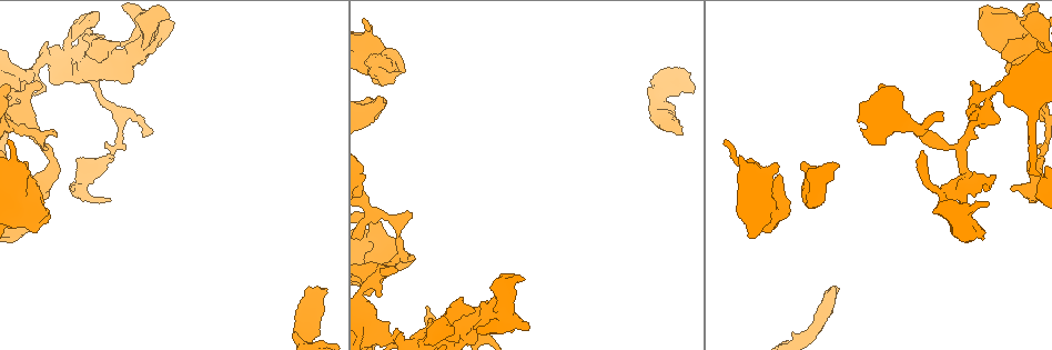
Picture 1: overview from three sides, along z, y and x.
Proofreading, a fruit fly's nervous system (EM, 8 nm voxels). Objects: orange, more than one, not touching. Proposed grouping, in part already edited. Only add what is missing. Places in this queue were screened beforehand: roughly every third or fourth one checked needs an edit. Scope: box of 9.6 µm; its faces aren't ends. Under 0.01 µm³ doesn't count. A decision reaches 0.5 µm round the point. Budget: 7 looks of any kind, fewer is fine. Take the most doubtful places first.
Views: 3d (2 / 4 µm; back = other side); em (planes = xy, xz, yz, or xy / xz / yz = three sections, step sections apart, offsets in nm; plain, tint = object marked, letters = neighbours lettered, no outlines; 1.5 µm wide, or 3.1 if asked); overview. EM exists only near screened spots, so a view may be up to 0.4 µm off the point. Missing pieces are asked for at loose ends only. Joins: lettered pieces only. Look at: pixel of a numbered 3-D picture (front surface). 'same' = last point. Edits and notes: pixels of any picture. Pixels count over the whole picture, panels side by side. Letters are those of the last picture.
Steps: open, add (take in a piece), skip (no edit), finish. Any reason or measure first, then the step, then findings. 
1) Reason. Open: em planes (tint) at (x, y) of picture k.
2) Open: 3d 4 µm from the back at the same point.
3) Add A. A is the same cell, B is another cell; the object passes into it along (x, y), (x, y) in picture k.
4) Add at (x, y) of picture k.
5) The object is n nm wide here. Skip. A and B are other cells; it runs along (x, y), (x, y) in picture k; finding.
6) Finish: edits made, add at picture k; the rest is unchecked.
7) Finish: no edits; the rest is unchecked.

Branch stops here. Open: em planes (letters) at (681, 132) of picture 1.

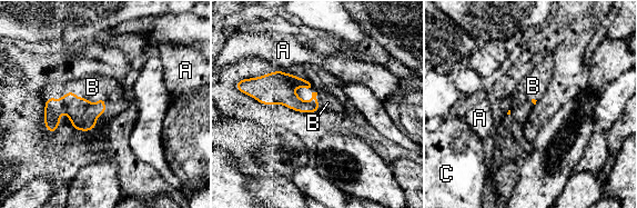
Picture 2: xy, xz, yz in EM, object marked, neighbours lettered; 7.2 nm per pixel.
Add B. B is the same cell, A and C are other cells; the object passes into it along (279, 87), (312, 96), (327, 102) in picture 2; it goes on there.

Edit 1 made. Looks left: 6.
Branch stops here. Open: em planes (plain) at (110, 199) of picture 1.

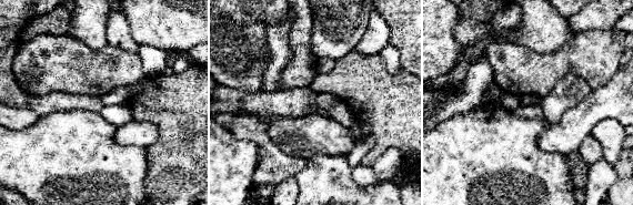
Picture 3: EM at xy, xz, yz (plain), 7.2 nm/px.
Open: em planes (letters) at the same point.

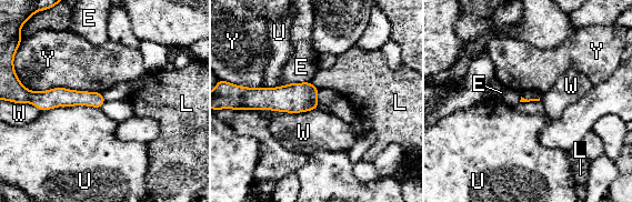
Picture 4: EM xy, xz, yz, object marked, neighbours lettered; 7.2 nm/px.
Skip. E, L, U, W and Y are other cells; it runs along (101, 100), (52, 98), (37, 103) in picture 4; none of them fits.

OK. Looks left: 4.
An open end. Open: 3d 2 µm at (170, 22) of picture 1.

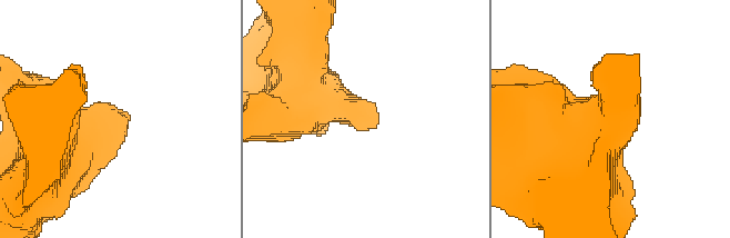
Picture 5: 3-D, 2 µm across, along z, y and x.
Need the tissue. Open: em xy step 8 (letters) at (376, 127) of picture 5.

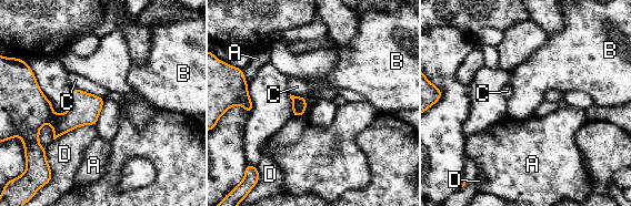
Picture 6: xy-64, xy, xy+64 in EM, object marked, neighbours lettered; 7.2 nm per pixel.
Skip. A, B, C and D are other cells; a border runs along (302, 96), (306, 100), (303, 115) in picture 6; none of them fits.

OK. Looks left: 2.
Finish: edits made, add at picture 2; the rest is unchecked.

